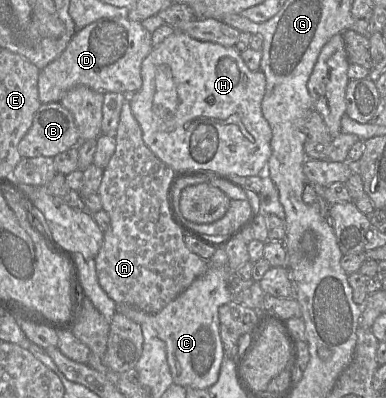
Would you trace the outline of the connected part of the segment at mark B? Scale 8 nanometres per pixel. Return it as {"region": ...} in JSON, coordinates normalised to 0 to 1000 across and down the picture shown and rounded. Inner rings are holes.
{"region":[[[158,256],[117,259],[93,279],[47,379],[57,397],[142,394],[187,369],[205,374],[205,347],[184,281]]]}

